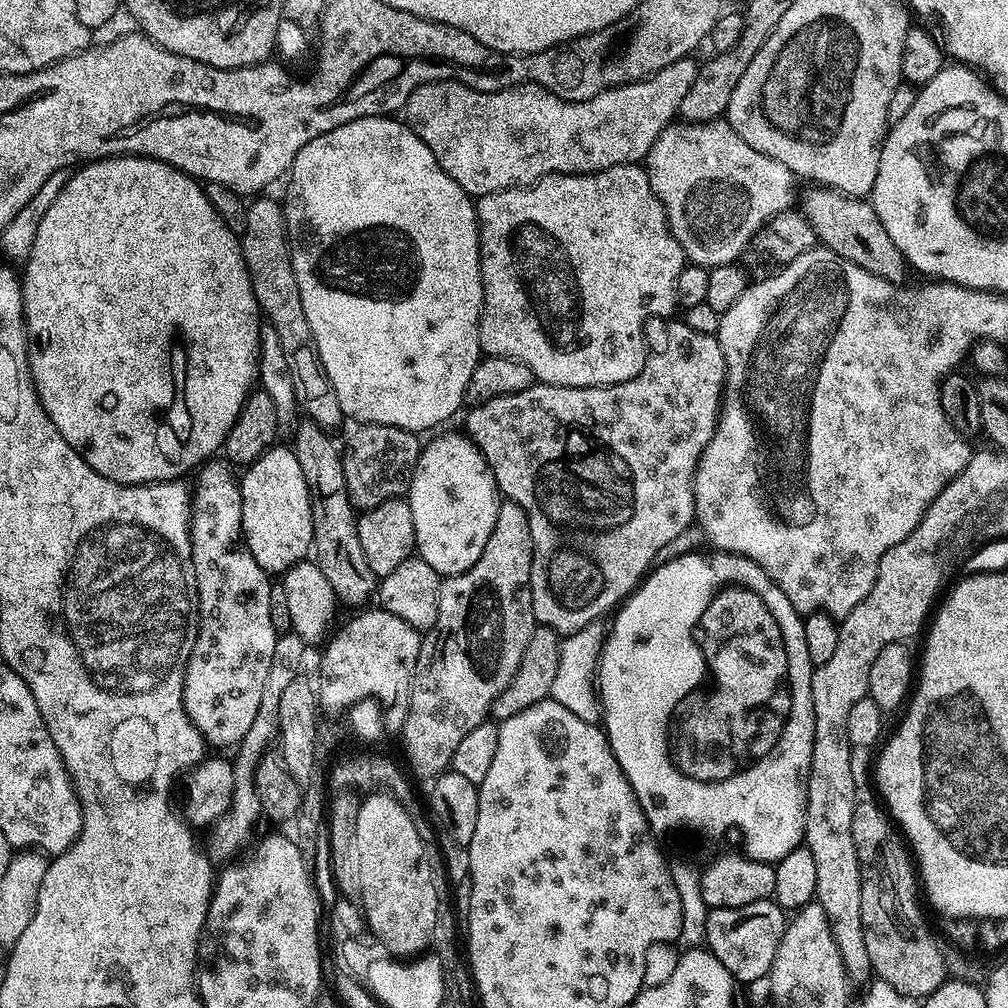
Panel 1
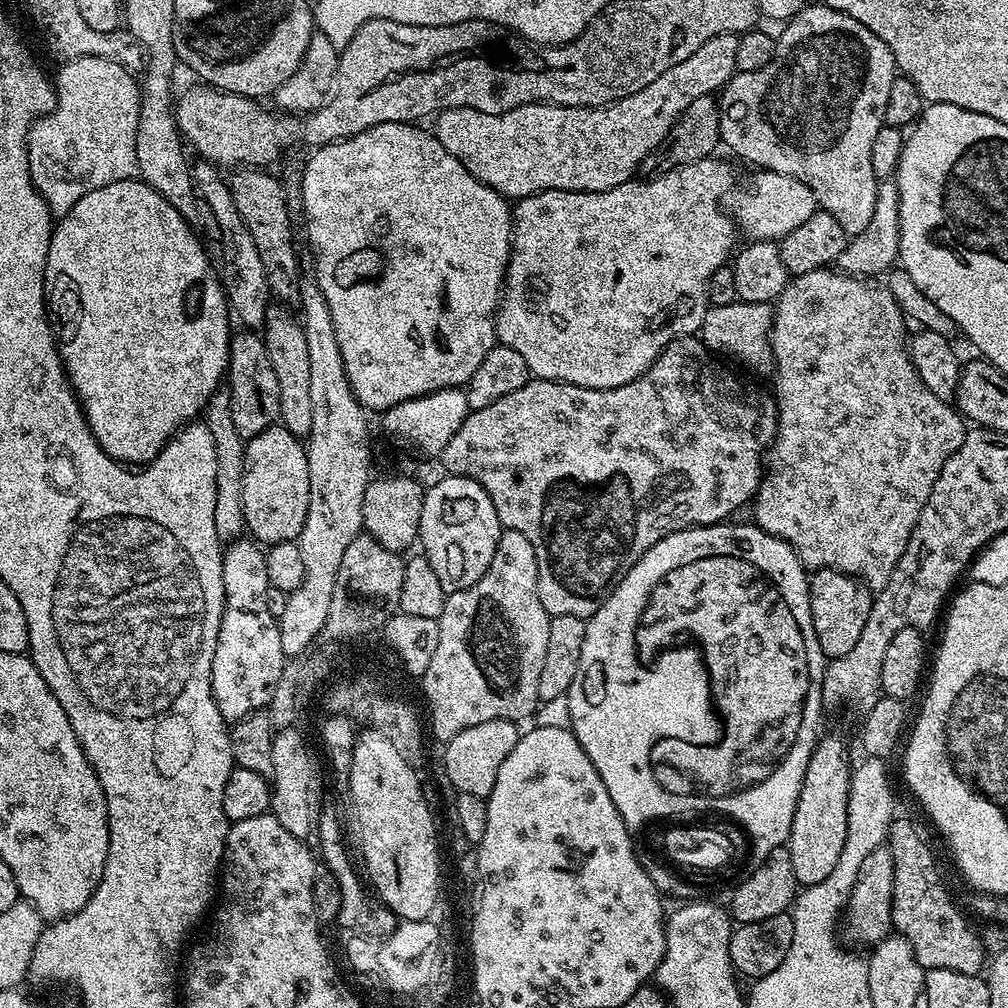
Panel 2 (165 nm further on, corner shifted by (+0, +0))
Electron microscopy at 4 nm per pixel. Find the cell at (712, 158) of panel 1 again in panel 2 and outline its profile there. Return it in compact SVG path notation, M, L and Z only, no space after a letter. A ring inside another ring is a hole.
M760 170L755 174L757 176L753 178L752 184L746 185L740 193L739 191L735 193L737 196L734 224L739 231L741 228L748 235L749 241L779 241L786 234L790 234L794 226L802 226L806 218L810 218L818 211L818 205L810 186L777 172Z

